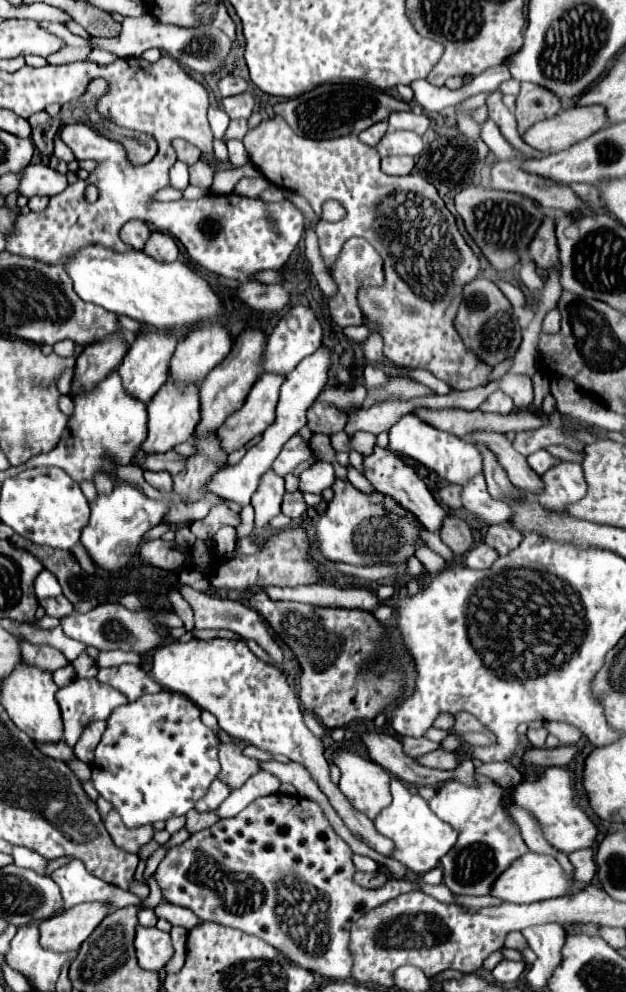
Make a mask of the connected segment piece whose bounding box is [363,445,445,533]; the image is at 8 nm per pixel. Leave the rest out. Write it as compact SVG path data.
M373 447L371 455L363 457L363 477L381 493L391 495L399 505L403 505L405 509L409 509L413 515L417 515L417 519L425 525L425 529L429 531L439 531L443 517L445 517L445 509L435 501L435 497L431 495L431 491L427 489L427 485L417 477L417 473L413 471L413 467L409 467L399 455L395 455L391 449L381 449L381 447Z

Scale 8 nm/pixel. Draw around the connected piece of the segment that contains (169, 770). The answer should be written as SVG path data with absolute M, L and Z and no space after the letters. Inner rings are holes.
M161 691L121 705L107 719L107 729L95 749L91 779L101 797L113 803L131 829L185 815L205 795L217 777L217 735L203 725L199 707L187 697Z

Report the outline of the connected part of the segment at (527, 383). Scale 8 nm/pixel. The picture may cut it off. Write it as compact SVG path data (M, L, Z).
M505 373L499 379L499 389L503 393L507 393L515 407L525 409L533 403L533 387L531 387L531 379L527 375L517 375L517 373Z

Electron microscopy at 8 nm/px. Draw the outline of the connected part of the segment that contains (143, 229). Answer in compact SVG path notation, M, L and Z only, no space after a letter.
M133 219L133 221L127 221L125 227L121 227L121 241L131 245L133 249L141 251L147 237L149 237L149 233L151 233L151 229L149 229L149 225L145 221Z

